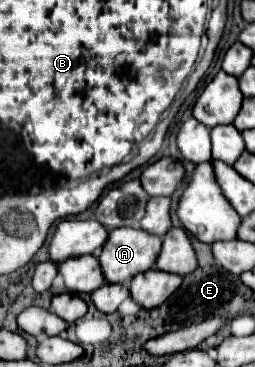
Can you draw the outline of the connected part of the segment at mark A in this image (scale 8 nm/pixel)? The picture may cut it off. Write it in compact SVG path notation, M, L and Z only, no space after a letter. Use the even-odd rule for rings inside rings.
M115 228L101 248L99 264L107 282L129 282L135 274L145 272L157 260L161 238L137 228Z

